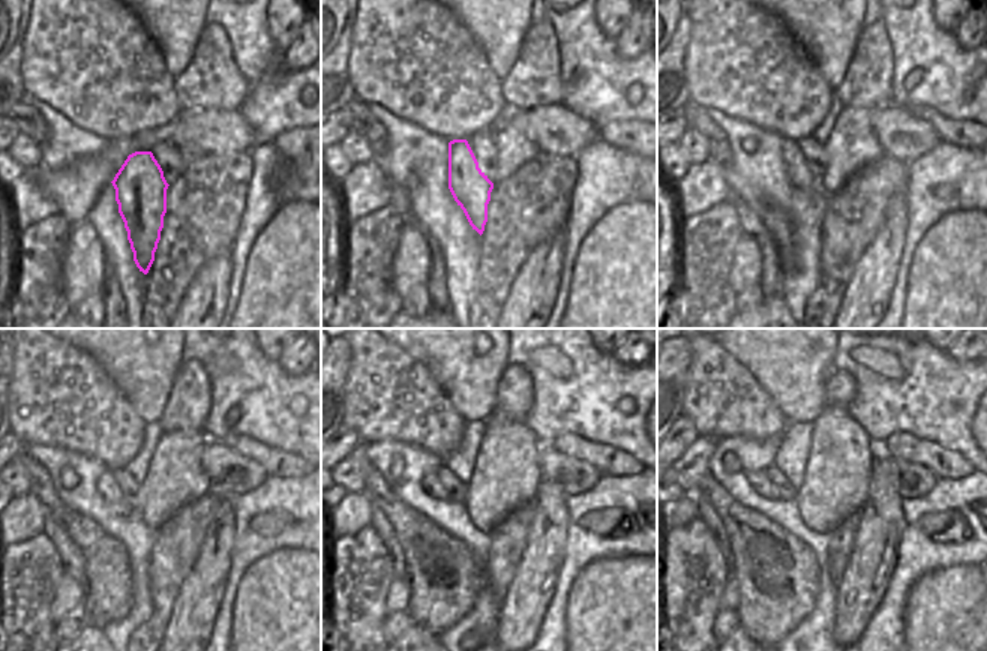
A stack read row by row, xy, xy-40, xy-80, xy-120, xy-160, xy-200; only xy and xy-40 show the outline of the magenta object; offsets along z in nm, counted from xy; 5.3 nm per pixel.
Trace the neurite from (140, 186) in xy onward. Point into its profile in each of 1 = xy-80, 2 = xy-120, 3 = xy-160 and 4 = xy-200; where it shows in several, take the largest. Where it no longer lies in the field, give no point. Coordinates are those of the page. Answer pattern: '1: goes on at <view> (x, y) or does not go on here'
1: goes on at xy-80 (800, 174)
2: goes on at xy-120 (108, 488)
3: goes on at xy-160 (431, 485)
4: goes on at xy-200 (761, 482)

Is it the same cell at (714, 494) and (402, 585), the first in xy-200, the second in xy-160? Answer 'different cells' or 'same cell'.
different cells

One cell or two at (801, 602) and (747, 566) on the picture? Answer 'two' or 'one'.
one

